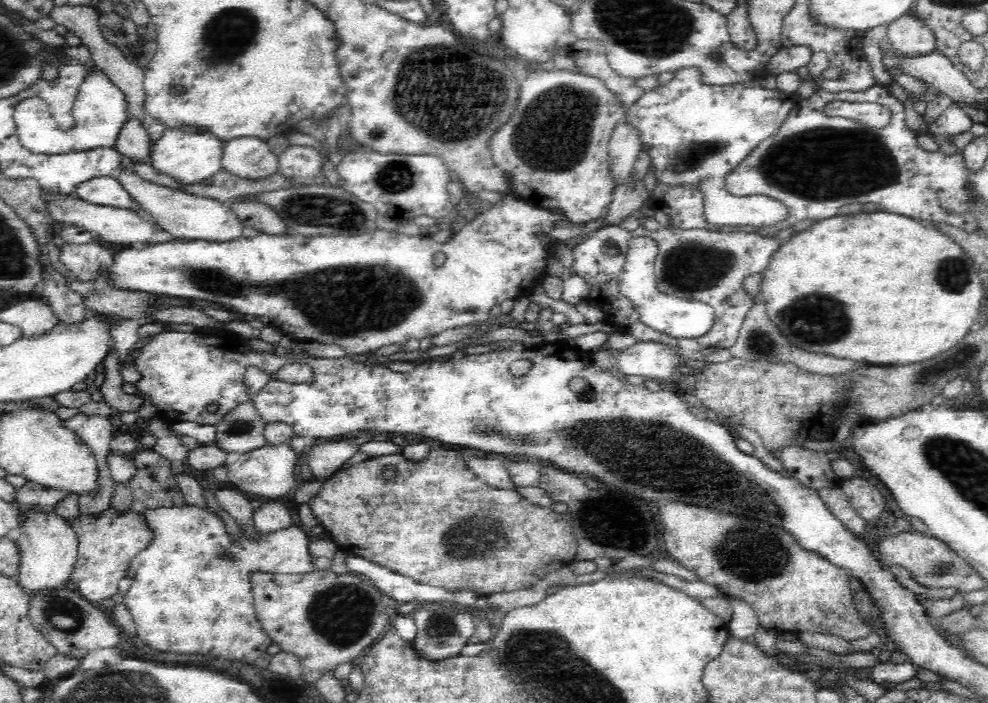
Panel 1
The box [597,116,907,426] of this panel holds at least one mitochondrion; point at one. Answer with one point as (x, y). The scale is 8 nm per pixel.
(819, 163)

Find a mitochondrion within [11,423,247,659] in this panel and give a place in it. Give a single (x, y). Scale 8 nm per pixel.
(63, 614)

